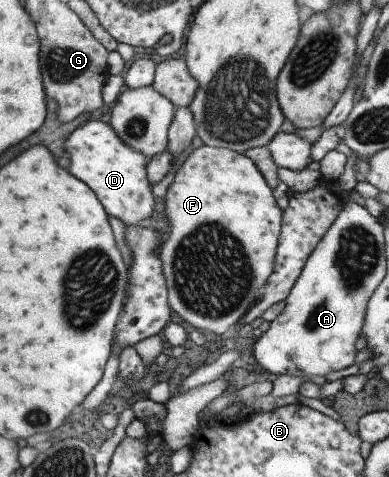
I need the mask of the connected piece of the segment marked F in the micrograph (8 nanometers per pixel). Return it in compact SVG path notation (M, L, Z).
M205 144L193 150L176 171L165 195L165 210L168 221L171 220L171 234L163 246L163 266L167 268L171 308L196 329L225 334L261 298L261 288L274 274L285 212L279 208L271 185L251 157Z

